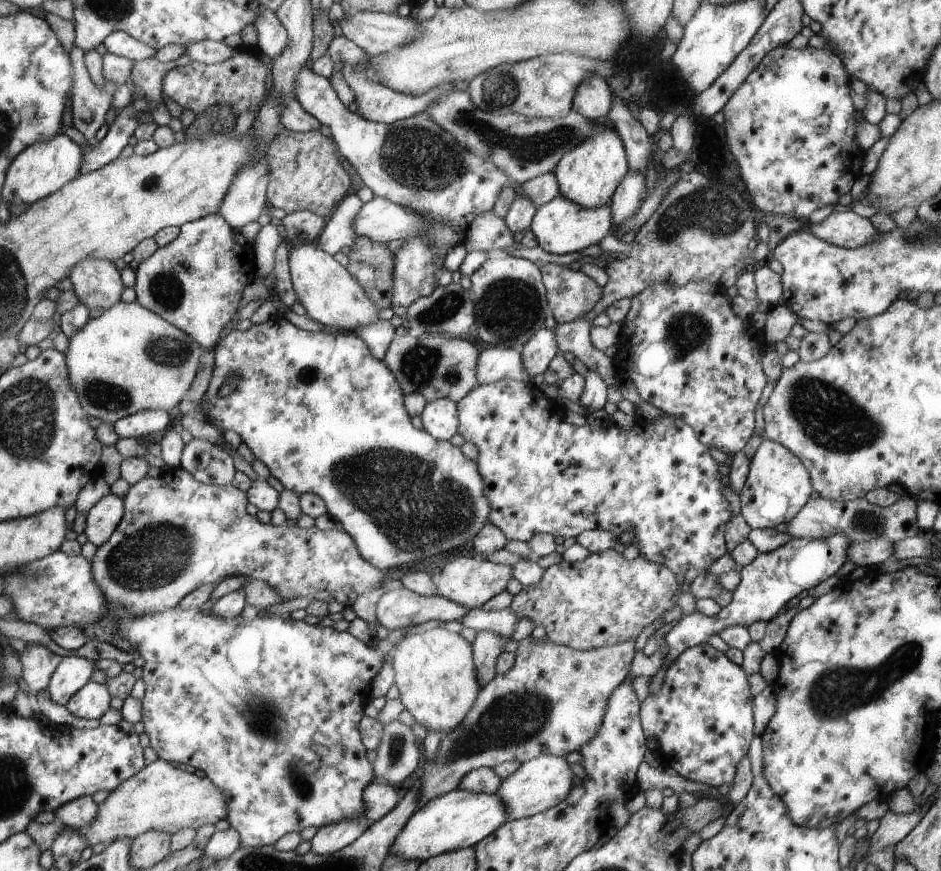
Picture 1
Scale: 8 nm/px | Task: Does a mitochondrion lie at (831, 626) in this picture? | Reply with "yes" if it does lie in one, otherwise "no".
no

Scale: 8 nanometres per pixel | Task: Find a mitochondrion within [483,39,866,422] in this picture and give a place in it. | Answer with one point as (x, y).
(715, 213)

